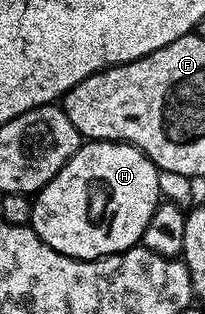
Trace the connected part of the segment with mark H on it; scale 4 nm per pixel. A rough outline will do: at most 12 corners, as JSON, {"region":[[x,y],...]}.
{"region":[[90,140],[32,200],[54,250],[140,244],[162,203],[133,144]]}

